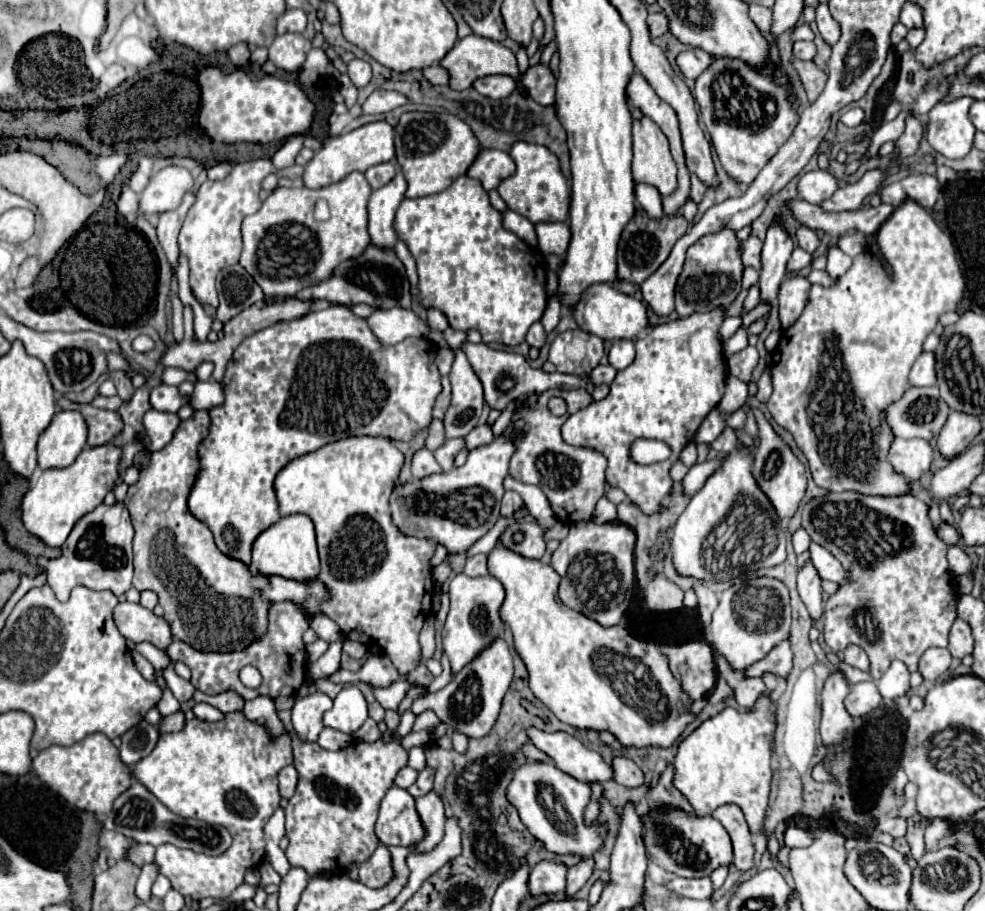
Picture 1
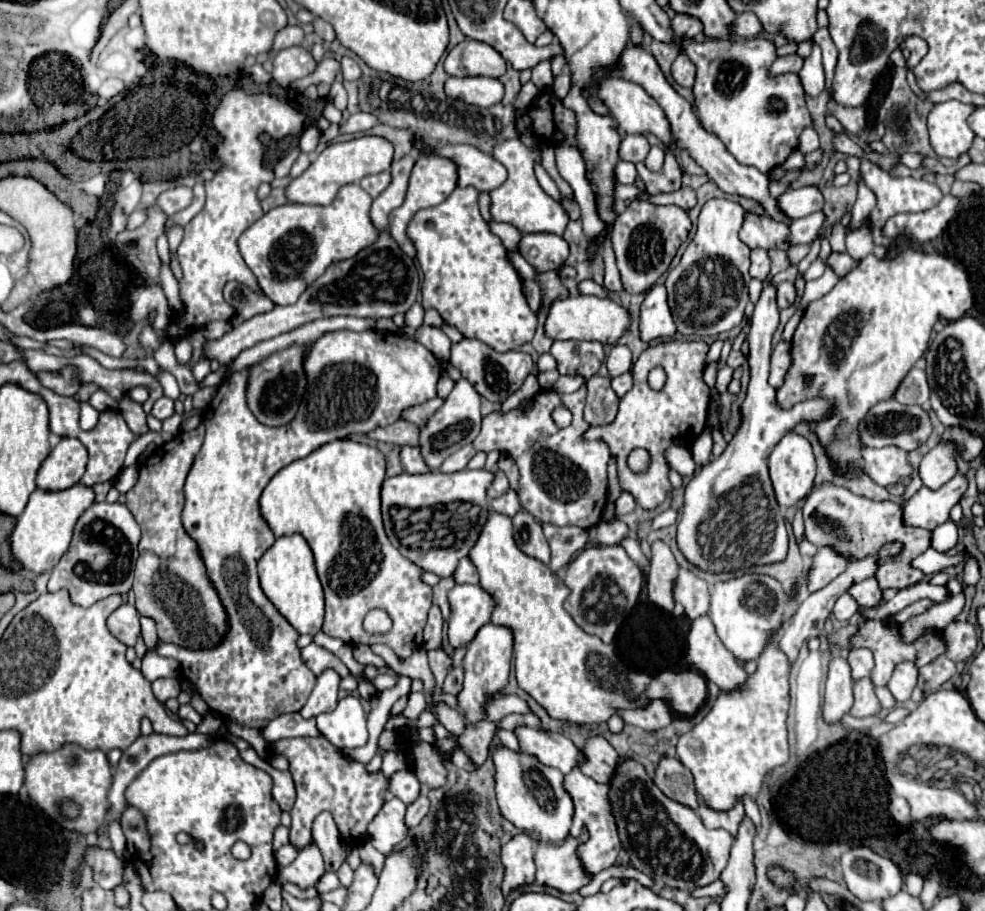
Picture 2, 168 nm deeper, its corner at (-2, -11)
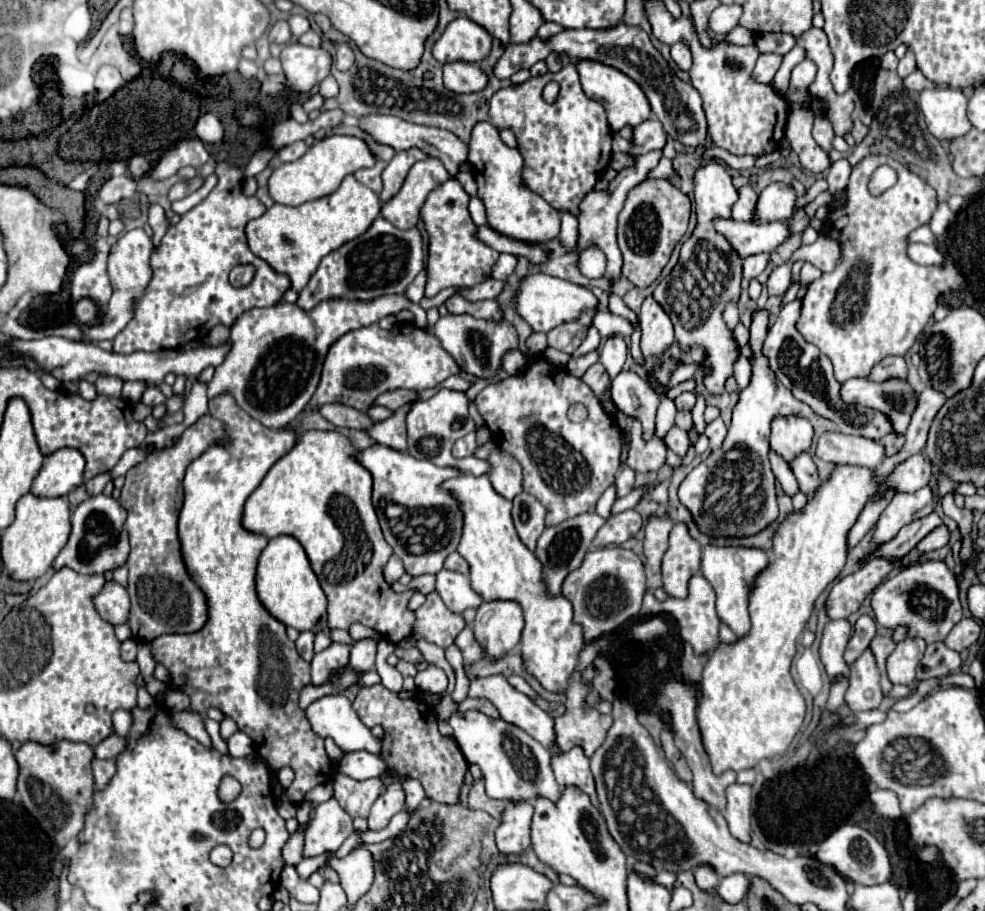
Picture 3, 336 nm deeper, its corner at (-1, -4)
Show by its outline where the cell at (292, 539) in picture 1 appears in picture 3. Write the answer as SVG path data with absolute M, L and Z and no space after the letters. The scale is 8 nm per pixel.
M283 534L269 540L267 548L259 556L255 582L257 582L257 594L263 606L285 626L293 626L297 630L309 630L309 632L325 630L327 598L297 538Z

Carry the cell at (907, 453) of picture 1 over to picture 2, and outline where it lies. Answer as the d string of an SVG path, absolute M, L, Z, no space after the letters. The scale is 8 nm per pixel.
M864 447L862 449L862 473L868 475L874 483L888 487L896 485L910 475L908 453L898 447Z

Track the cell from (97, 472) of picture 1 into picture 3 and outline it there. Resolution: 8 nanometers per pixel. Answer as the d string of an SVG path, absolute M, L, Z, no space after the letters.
M29 492L19 498L15 512L13 524L1 532L3 564L13 580L35 580L51 568L53 560L69 540L71 504L67 496L39 498Z

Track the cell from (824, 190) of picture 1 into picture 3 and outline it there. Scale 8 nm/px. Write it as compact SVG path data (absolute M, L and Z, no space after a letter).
M773 182L761 194L755 208L755 222L775 222L785 220L795 214L797 192L791 184Z

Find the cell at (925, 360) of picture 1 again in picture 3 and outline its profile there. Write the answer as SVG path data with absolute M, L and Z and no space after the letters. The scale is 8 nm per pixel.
M885 358L873 368L873 374L869 376L869 380L875 380L875 382L885 382L885 380L893 380L893 378L907 380L905 358Z

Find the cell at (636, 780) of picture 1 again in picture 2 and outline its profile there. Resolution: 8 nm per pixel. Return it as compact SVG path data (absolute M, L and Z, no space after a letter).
M600 735L588 737L584 743L584 763L580 763L582 773L590 775L592 779L596 779L598 783L610 783L614 769L618 765L618 753L614 751L614 747Z

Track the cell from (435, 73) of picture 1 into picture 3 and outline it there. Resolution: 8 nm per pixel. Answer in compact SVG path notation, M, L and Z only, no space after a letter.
M451 62L443 66L443 82L455 94L471 94L481 92L489 84L489 78L477 64Z

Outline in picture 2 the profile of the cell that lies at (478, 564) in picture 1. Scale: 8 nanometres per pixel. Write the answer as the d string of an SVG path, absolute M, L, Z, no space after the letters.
M464 557L462 561L458 561L458 567L456 567L452 579L456 583L472 583L472 585L476 585L478 583L478 571L472 565L472 561L468 557Z

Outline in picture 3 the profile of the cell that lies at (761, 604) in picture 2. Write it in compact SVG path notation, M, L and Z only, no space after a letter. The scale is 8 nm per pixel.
M707 546L703 550L701 574L711 584L717 594L717 614L723 624L727 624L737 638L743 638L751 630L749 622L749 598L755 586L755 578L773 562L769 550L745 550L745 548L715 548Z

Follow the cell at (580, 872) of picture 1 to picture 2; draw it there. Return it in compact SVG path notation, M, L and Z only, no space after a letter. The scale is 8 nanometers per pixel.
M574 767L568 775L564 775L562 787L570 793L570 797L574 801L574 817L572 817L570 833L580 835L582 825L588 827L590 839L578 847L578 855L580 855L586 871L590 875L596 875L596 873L608 869L610 865L614 865L618 859L618 853L620 853L620 839L618 839L612 807L608 803L608 785L596 783L592 777L586 777L578 767Z

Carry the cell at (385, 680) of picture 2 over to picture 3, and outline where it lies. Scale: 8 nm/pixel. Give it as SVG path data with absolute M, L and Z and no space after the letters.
M301 632L299 638L295 640L295 646L297 646L297 652L301 654L303 660L311 662L315 652L313 652L313 640L315 640L315 634L313 632Z

